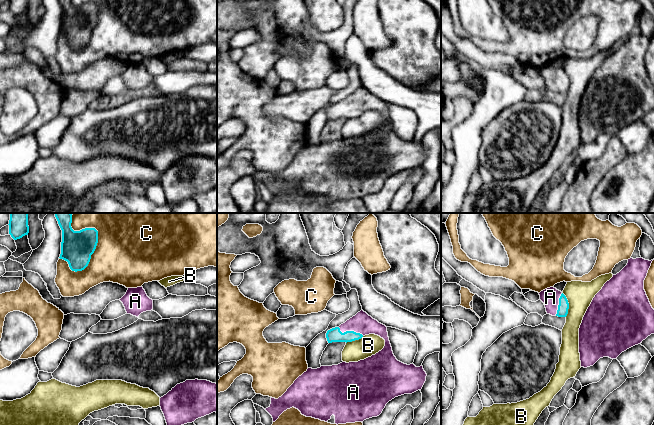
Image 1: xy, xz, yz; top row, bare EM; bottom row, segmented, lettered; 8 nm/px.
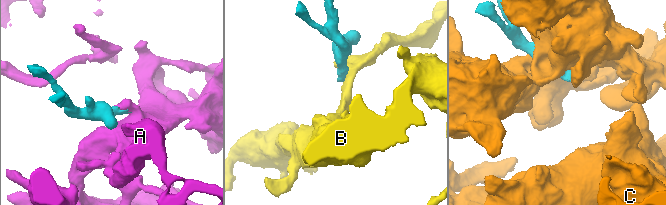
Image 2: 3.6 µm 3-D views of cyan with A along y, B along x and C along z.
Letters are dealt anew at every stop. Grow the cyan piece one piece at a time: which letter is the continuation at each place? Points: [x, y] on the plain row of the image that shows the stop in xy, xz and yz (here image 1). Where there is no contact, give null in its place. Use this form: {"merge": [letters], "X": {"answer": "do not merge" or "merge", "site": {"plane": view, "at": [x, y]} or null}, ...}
{"merge": ["A"], "A": {"answer": "merge", "site": {"plane": "xz", "at": [350, 107]}}, "B": {"answer": "do not merge", "site": {"plane": "yz", "at": [568, 80]}}, "C": {"answer": "do not merge", "site": {"plane": "xy", "at": [97, 15]}}}

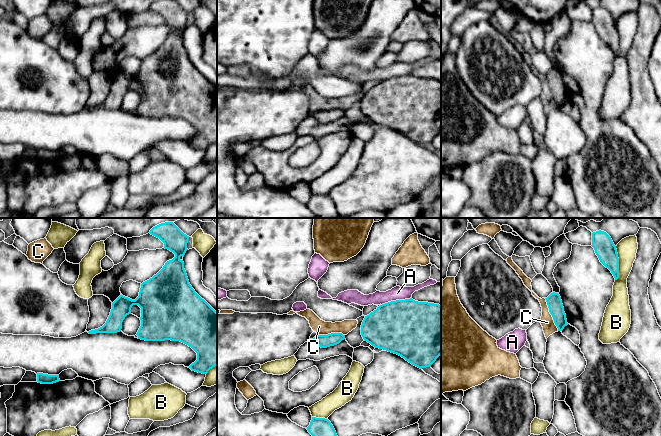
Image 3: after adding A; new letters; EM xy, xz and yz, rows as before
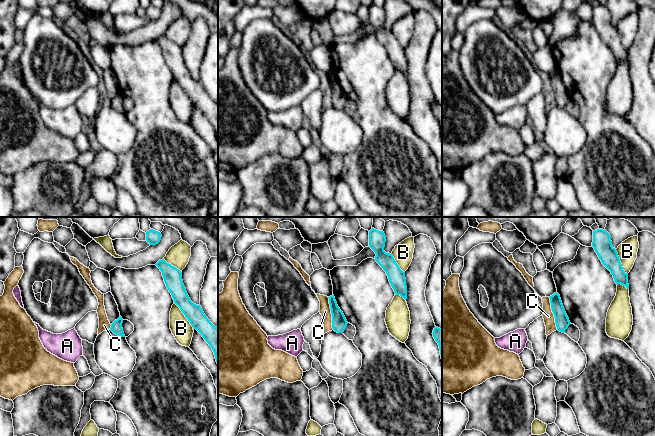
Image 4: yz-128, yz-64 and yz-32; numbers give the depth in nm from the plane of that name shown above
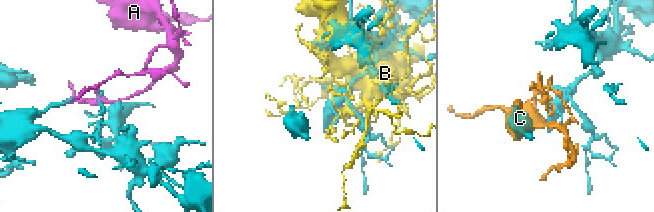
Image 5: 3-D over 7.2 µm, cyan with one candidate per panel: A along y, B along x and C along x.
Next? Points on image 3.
{"merge": ["C"], "A": {"answer": "do not merge", "site": {"plane": "xz", "at": [396, 76]}}, "B": {"answer": "do not merge", "site": {"plane": "yz", "at": [618, 39]}}, "C": {"answer": "merge", "site": {"plane": "yz", "at": [550, 89]}}}

